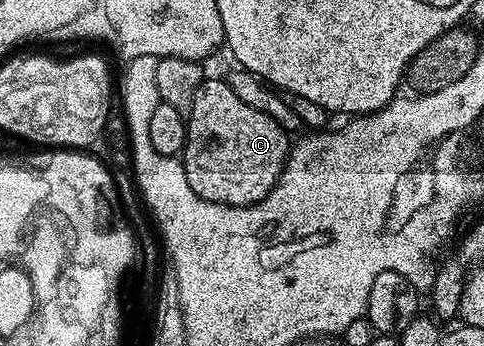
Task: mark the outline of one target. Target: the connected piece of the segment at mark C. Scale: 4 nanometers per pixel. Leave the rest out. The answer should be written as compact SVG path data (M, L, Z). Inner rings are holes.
M204 80L192 99L190 112L186 114L187 141L183 144L181 160L189 187L206 201L216 201L222 205L252 205L269 195L283 173L283 166L289 152L288 130L283 129L269 115L253 111L246 103L241 103L237 95L227 86L226 80Z

